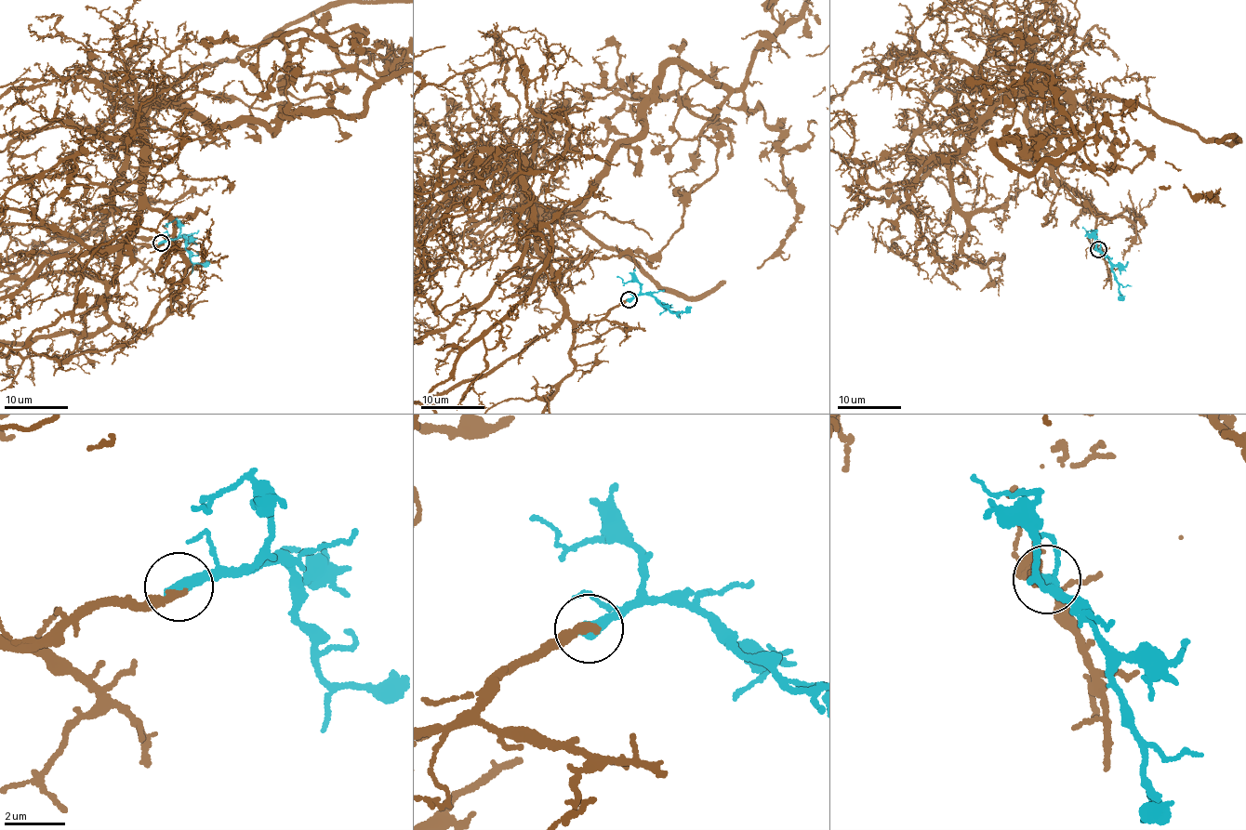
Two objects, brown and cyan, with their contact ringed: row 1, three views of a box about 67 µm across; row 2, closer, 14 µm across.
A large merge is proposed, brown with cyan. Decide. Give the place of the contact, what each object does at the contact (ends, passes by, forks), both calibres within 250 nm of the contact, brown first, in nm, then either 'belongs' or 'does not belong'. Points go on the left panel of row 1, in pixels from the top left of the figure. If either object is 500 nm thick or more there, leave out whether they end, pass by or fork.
at (161, 243); brown ends there; cyan ends there; 280 nm thick on the brown side, 400 nm on the other; belongs

